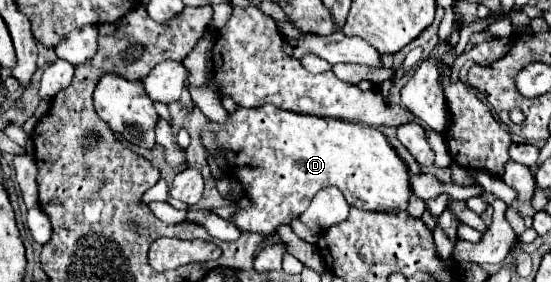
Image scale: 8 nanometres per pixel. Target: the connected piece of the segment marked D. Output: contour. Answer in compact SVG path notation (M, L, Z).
M264 104L258 108L236 106L228 122L208 122L202 130L202 144L208 152L222 154L226 160L226 174L240 180L244 196L252 202L250 208L238 208L232 216L234 226L240 232L274 232L278 226L290 224L298 218L314 198L314 194L326 186L336 186L346 202L366 212L400 212L406 210L412 196L408 184L406 164L390 148L384 134L376 128L368 128L356 122L340 122L336 118L316 118L308 114L292 114L290 110Z

